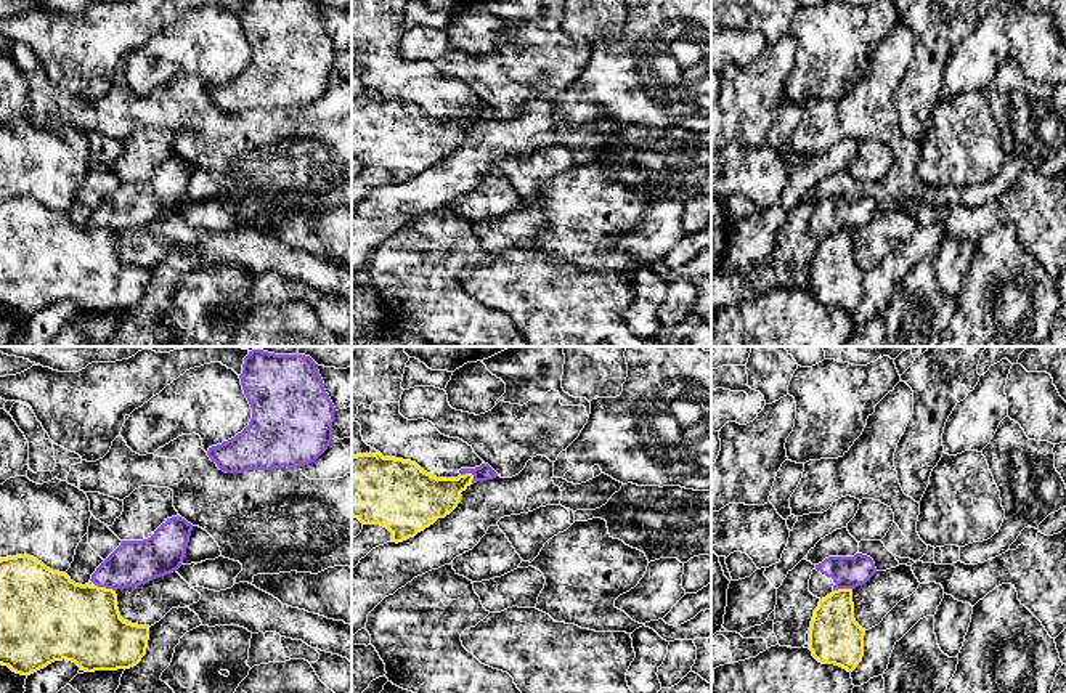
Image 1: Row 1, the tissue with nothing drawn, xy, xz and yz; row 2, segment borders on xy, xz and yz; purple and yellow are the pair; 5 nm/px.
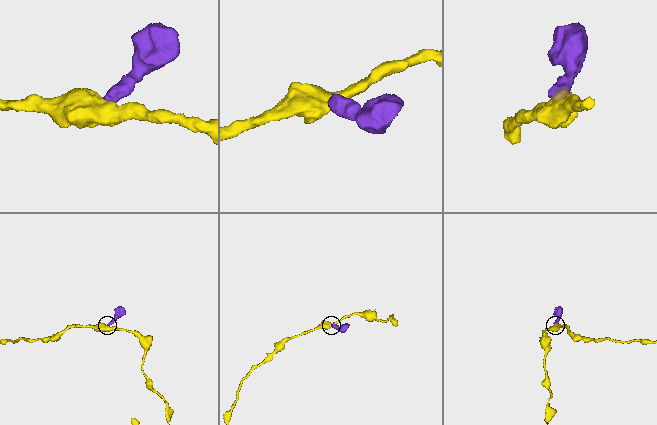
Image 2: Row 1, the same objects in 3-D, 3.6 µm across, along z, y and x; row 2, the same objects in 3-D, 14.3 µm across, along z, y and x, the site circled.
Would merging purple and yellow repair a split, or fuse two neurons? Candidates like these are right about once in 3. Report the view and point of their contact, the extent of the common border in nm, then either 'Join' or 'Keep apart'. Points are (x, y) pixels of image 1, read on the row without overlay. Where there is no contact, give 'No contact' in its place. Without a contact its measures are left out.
Touches purple at xz (471, 113). Shared border 80 nm. Keep apart

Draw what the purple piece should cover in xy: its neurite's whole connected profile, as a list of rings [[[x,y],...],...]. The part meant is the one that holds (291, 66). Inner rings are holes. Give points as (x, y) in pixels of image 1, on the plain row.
[[[244,0],[239,16],[252,50],[249,66],[234,79],[212,87],[207,96],[226,114],[300,109],[315,103],[332,82],[336,48],[313,0]]]

